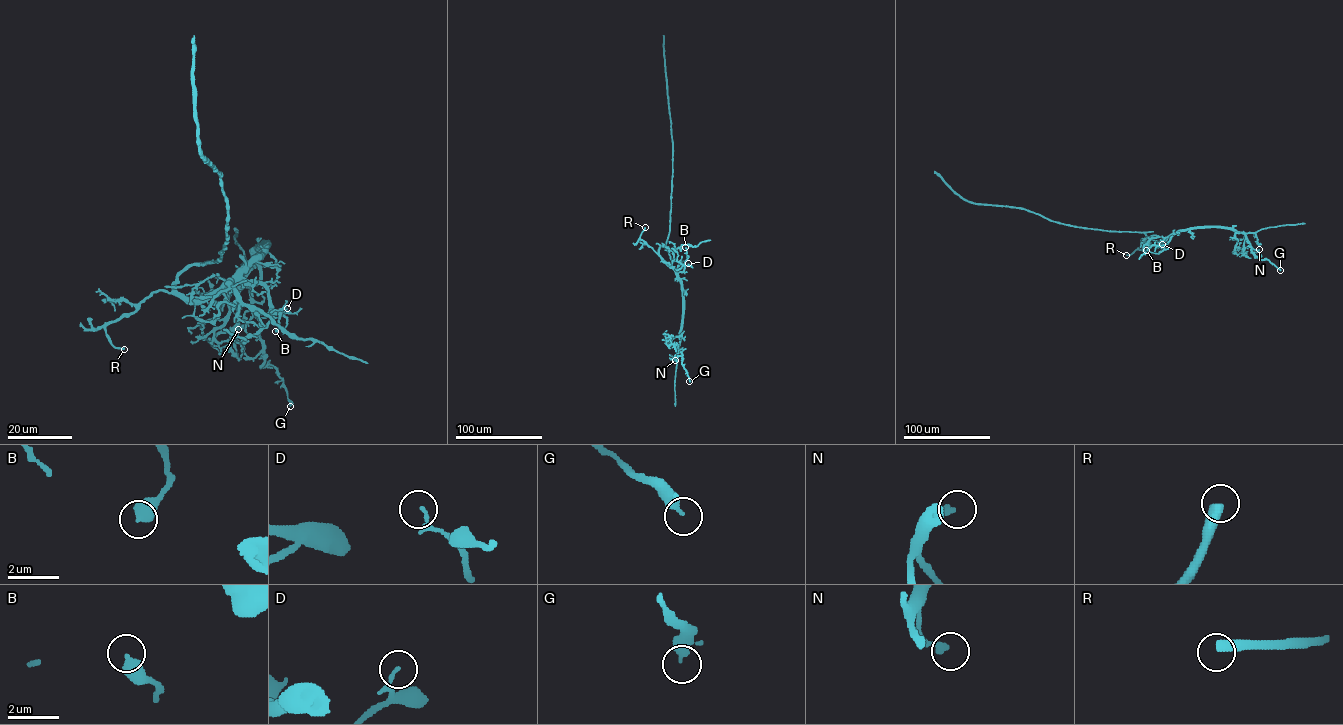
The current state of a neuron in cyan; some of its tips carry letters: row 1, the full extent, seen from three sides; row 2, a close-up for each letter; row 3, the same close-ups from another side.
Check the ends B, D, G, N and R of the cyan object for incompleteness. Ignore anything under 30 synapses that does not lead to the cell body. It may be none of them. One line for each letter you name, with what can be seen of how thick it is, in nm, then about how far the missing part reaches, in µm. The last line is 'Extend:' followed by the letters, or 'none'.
R: Thickness 440 nm. Missing length about 60 µm
Extend: R

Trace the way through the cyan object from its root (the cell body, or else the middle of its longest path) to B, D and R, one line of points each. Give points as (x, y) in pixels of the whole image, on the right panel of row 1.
B: (1122, 231), (1143, 232), (1158, 242), (1170, 237), (1165, 244), (1152, 245), (1146, 250)
D: (1122, 231), (1143, 232), (1158, 242), (1170, 237), (1164, 246), (1162, 244)
R: (1122, 231), (1143, 232), (1153, 240), (1148, 239), (1126, 255)

